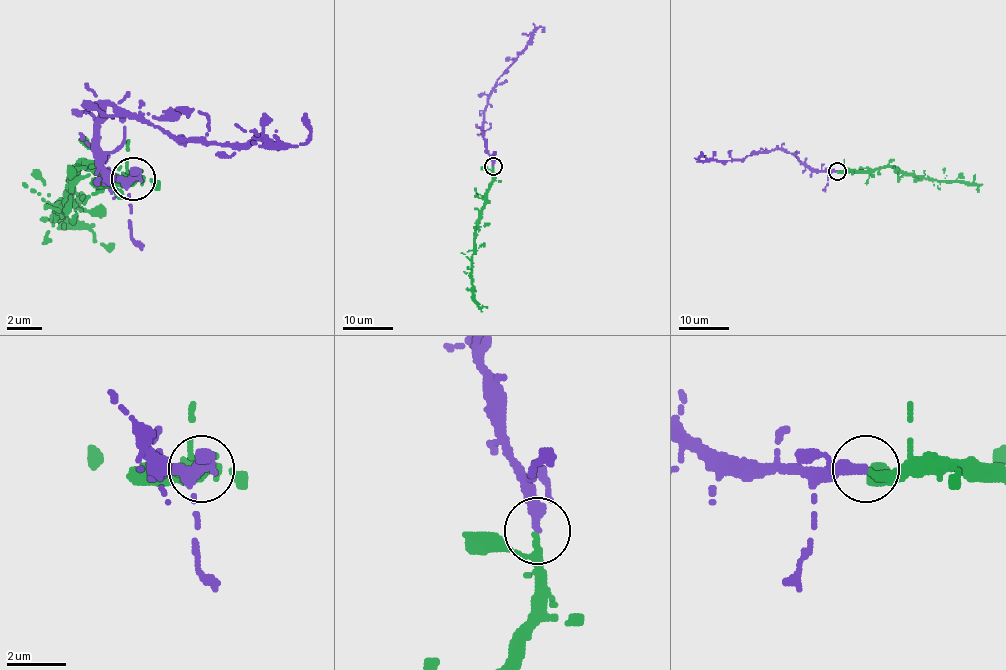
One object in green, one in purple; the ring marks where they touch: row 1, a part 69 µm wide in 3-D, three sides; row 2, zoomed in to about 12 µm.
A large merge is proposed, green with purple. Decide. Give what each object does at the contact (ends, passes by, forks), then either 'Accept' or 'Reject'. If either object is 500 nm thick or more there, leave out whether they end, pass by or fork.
At the ring green passes by. At the ring purple passes by. Accept

